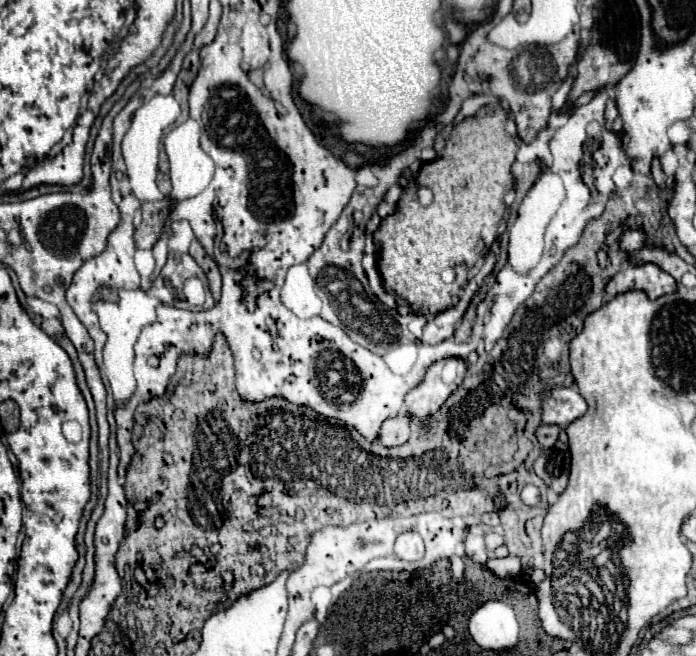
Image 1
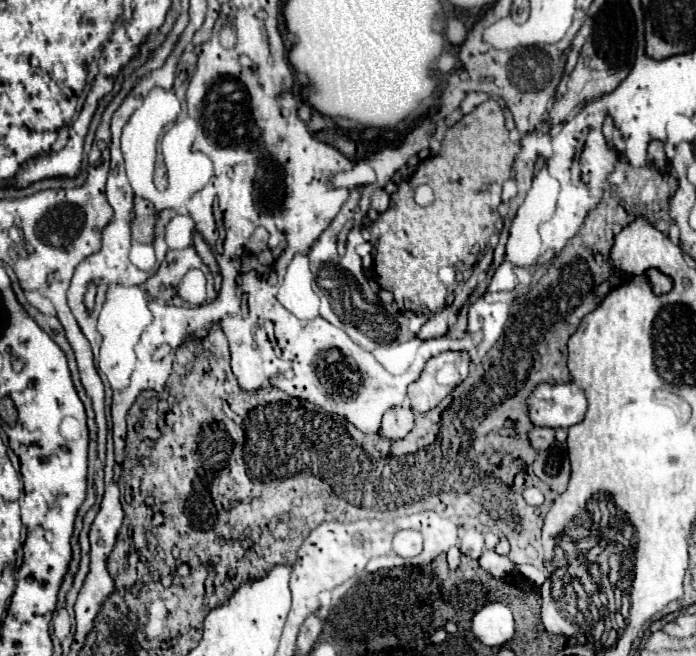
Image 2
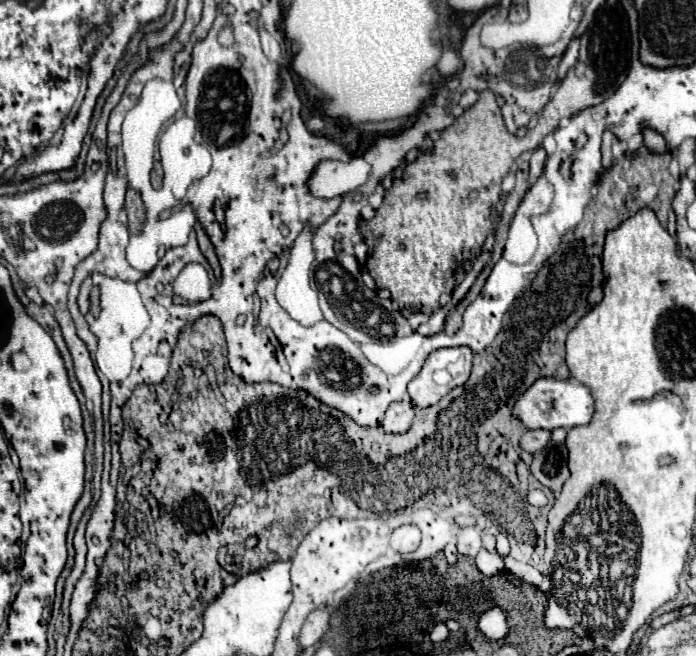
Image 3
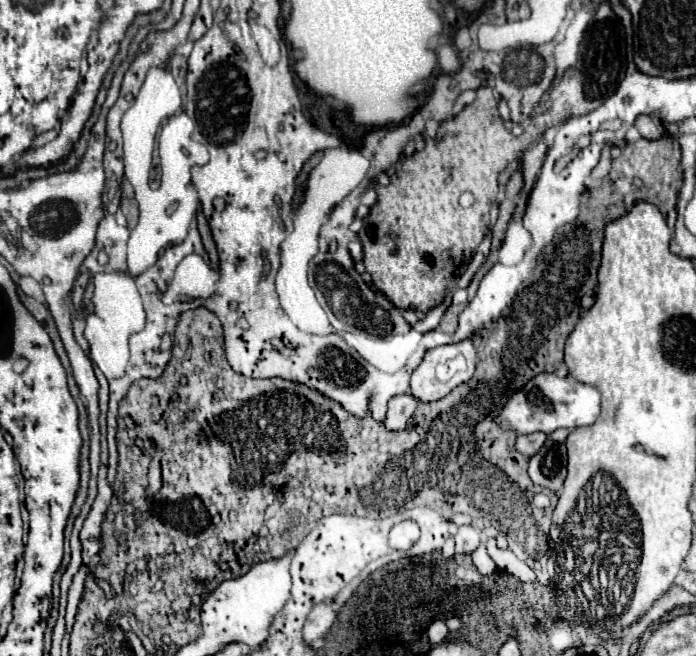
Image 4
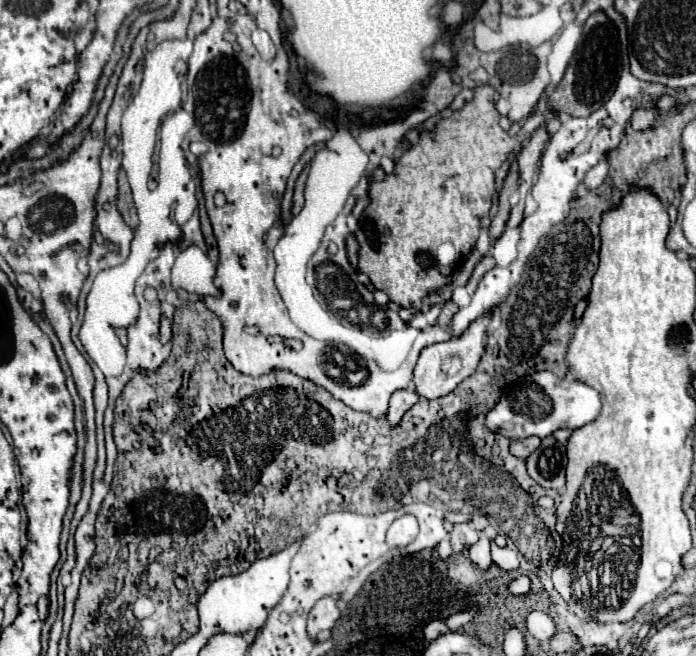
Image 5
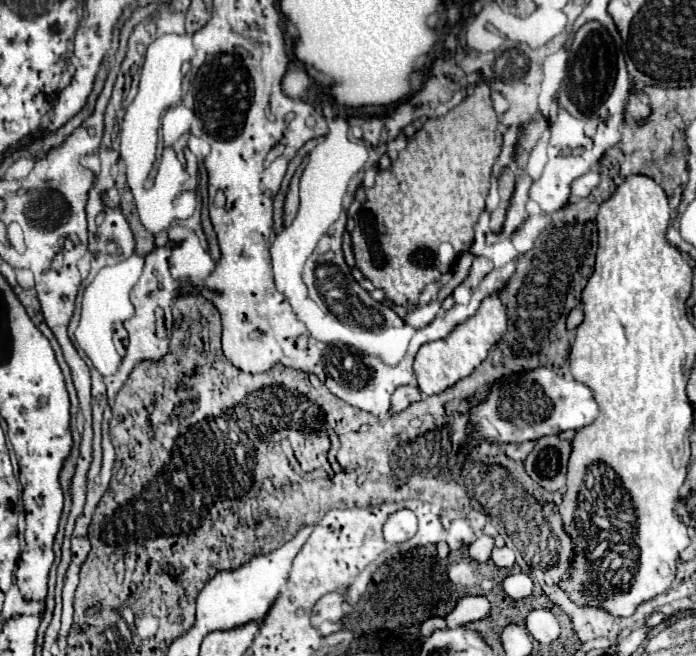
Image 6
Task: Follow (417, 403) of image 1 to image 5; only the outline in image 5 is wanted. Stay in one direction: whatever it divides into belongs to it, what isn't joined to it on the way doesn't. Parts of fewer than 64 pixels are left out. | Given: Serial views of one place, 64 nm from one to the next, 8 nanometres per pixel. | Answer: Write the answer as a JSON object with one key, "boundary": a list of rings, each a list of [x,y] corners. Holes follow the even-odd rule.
{"boundary":[[[486,314],[486,316],[478,318],[476,322],[472,322],[460,338],[452,338],[442,344],[432,344],[422,350],[420,360],[414,368],[414,390],[420,396],[424,396],[428,400],[442,398],[442,396],[450,394],[462,380],[466,380],[468,376],[474,374],[474,370],[480,362],[480,356],[484,352],[484,336],[486,336],[486,328],[490,324],[490,318],[492,316]]]}

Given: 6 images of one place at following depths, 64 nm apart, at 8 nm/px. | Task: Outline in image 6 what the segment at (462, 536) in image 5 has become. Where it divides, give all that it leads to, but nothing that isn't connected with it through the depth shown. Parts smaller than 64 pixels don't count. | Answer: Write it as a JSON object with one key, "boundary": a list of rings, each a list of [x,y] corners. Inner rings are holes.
{"boundary":[[[454,520],[448,530],[448,546],[450,550],[458,550],[464,544],[472,544],[476,540],[476,534],[470,528],[468,520]]]}

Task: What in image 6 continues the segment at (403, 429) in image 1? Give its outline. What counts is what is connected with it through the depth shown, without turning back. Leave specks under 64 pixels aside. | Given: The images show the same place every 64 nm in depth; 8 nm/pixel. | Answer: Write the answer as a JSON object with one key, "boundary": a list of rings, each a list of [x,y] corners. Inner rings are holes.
{"boundary":[[[400,386],[392,394],[392,412],[402,412],[412,402],[420,400],[420,390],[416,386]]]}

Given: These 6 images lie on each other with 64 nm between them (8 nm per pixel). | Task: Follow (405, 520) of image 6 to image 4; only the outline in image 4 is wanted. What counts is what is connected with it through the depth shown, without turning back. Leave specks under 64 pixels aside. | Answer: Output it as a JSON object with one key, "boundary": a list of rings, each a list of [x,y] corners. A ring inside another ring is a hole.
{"boundary":[[[406,520],[406,522],[400,522],[400,524],[396,524],[392,528],[392,532],[390,532],[390,546],[394,550],[406,552],[406,550],[410,550],[416,544],[418,538],[420,538],[418,524],[412,522],[412,520]]]}

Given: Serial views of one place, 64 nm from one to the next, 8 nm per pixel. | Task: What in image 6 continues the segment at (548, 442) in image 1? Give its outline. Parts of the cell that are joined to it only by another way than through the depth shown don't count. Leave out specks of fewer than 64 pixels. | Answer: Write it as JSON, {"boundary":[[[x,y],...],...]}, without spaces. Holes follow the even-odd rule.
{"boundary":[[[522,442],[522,444],[508,444],[506,446],[506,454],[512,458],[512,460],[524,460],[530,452],[532,452],[532,448],[534,448],[534,444],[536,442]]]}

